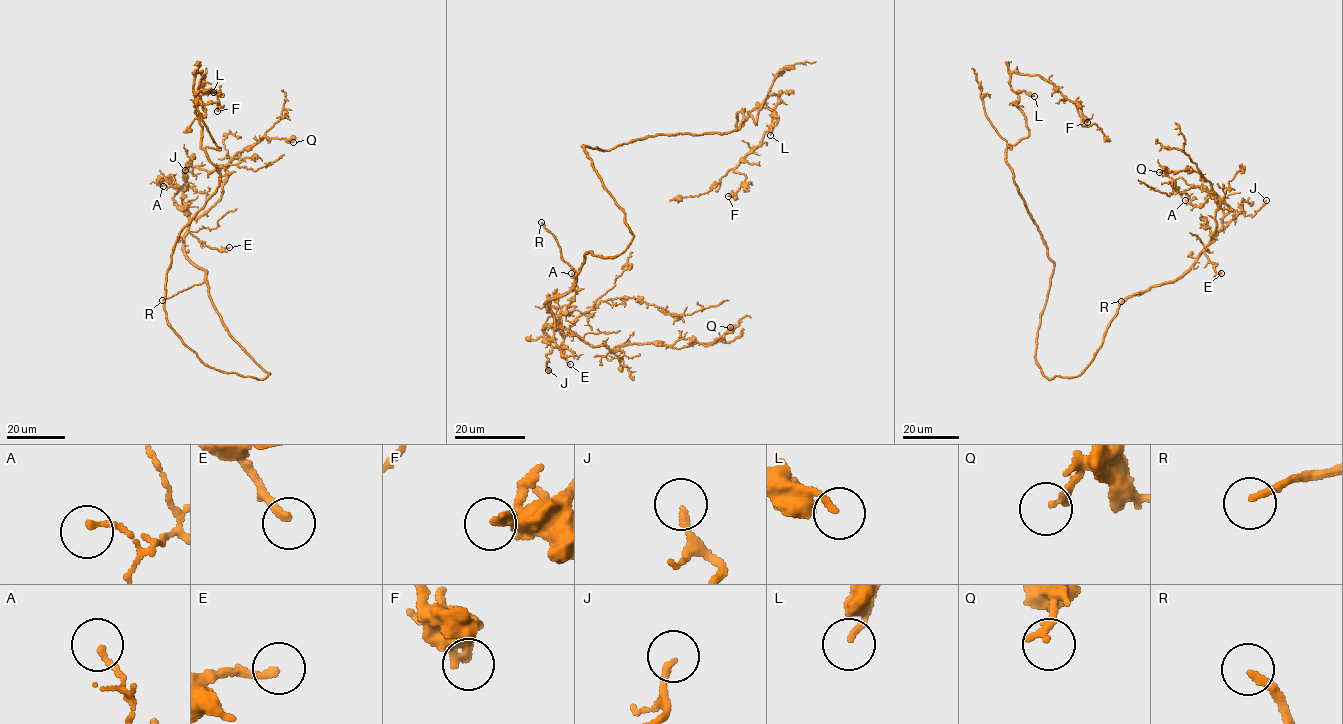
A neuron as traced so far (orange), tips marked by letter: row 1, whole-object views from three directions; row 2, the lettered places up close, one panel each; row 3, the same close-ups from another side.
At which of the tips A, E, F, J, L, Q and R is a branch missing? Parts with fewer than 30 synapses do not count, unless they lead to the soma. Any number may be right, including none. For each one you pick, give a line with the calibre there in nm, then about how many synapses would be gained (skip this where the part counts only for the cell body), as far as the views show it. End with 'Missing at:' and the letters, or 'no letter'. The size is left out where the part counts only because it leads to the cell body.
R: Thickness 200 nm
Missing at: R

